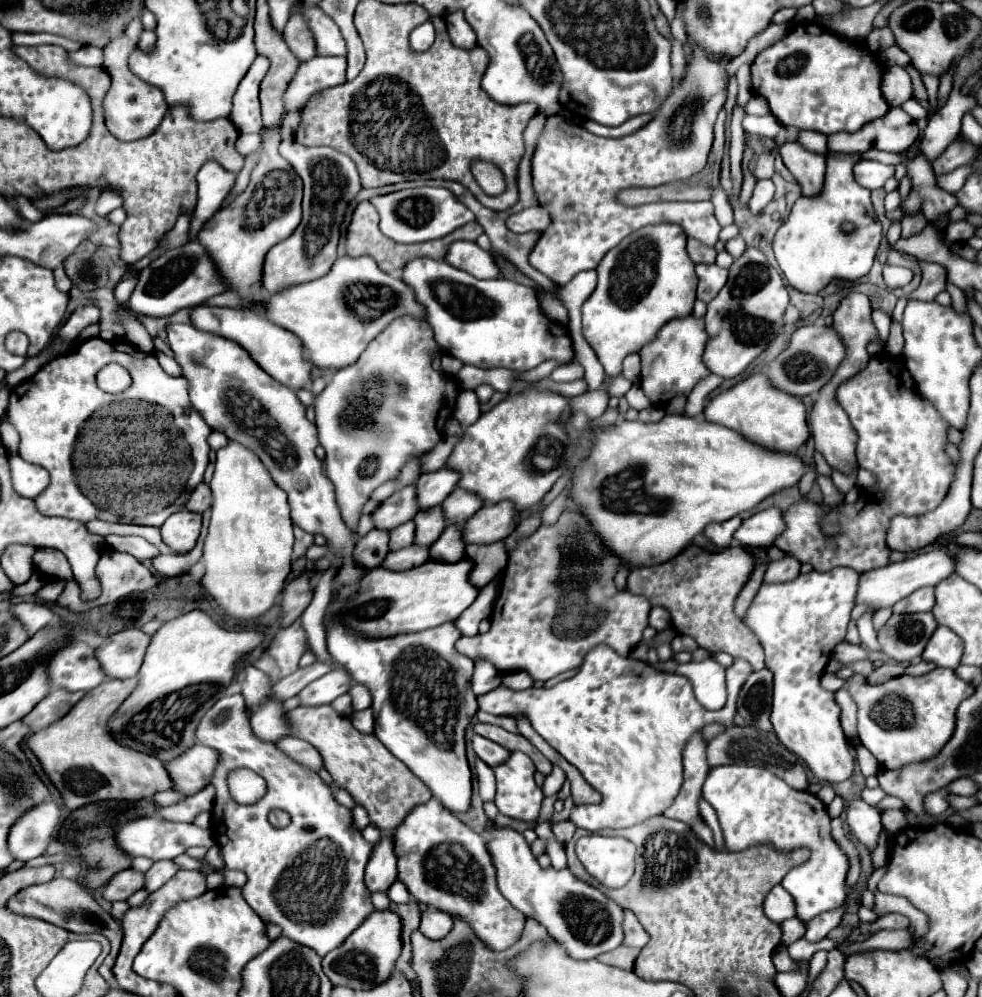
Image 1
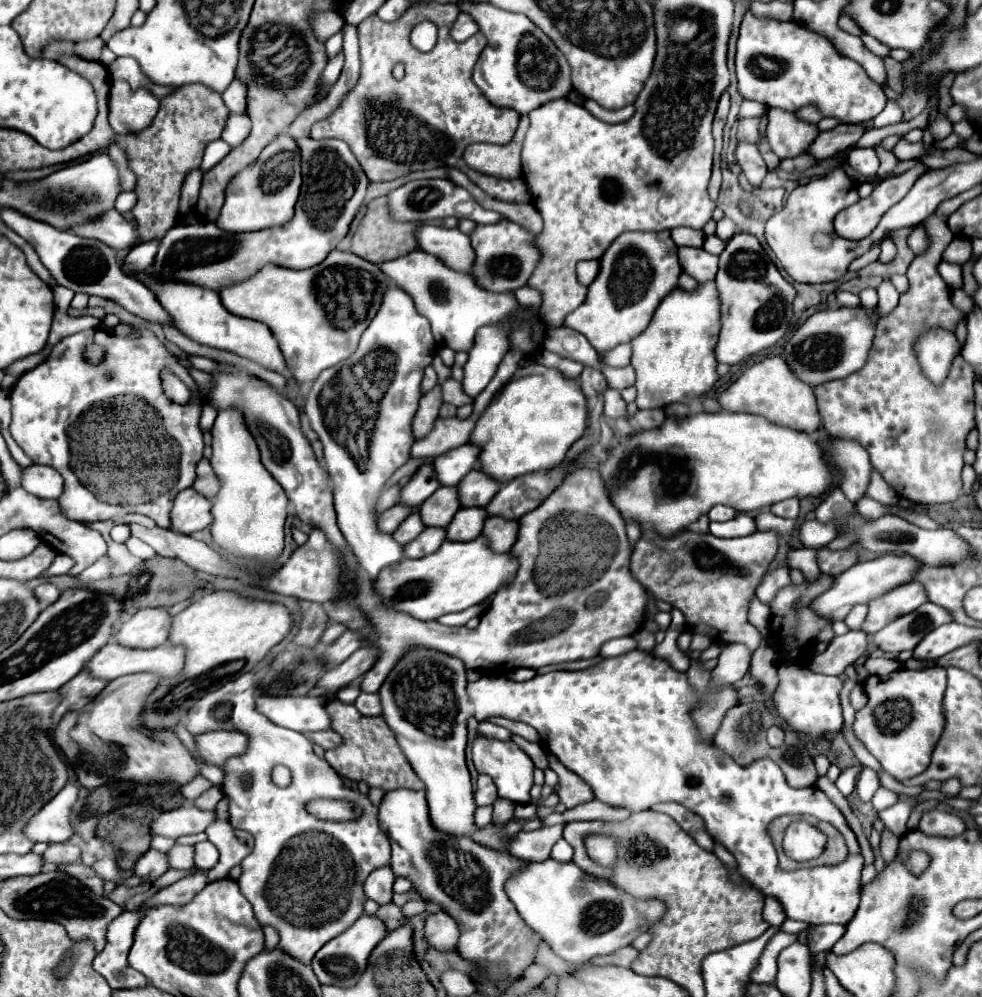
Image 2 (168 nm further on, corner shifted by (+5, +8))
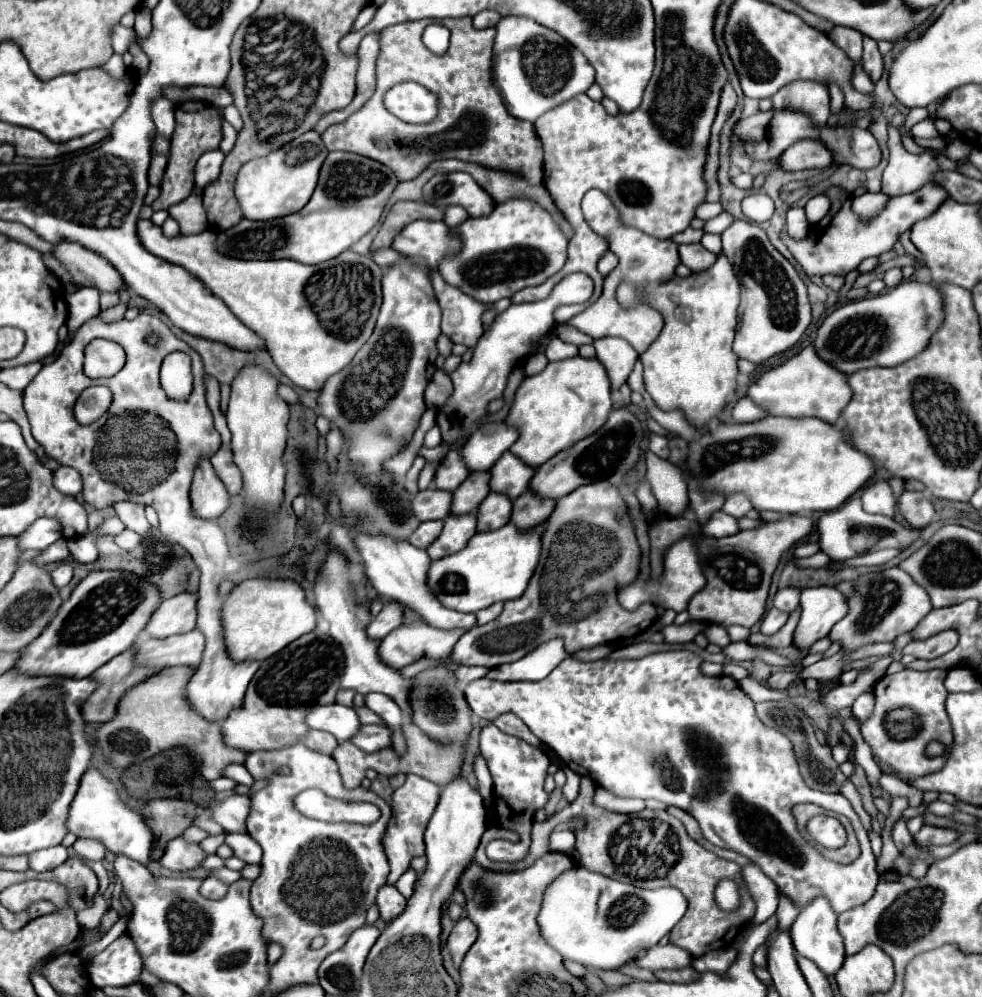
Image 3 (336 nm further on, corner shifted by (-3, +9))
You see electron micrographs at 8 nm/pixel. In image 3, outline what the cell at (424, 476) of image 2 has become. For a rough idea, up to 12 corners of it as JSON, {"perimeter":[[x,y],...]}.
{"perimeter":[[456,450],[436,468],[432,488],[454,492],[468,476]]}

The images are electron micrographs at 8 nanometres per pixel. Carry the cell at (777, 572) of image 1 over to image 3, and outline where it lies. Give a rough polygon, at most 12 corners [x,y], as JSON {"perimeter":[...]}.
{"perimeter":[[780,588],[774,606],[792,612],[800,602],[800,588]]}

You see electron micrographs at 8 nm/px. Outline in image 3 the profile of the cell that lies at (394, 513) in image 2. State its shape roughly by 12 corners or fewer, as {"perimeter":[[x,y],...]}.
{"perimeter":[[428,488],[412,498],[420,522],[444,520],[450,492]]}

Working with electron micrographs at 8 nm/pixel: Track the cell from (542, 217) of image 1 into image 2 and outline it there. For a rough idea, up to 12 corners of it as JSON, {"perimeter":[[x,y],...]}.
{"perimeter":[[450,179],[408,181],[388,195],[396,221],[496,223]]}

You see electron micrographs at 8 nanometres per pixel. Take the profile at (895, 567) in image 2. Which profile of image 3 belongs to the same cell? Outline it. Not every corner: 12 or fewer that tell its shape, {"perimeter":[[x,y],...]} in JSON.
{"perimeter":[[834,586],[804,588],[794,644],[810,648],[848,614]]}

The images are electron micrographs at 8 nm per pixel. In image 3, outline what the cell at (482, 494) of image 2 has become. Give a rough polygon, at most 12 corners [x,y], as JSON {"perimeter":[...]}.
{"perimeter":[[504,452],[492,466],[490,490],[516,500],[534,468]]}

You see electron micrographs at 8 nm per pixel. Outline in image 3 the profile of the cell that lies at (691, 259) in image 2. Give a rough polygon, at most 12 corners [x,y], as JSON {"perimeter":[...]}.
{"perimeter":[[702,244],[680,246],[680,260],[692,272],[708,270],[718,256]]}

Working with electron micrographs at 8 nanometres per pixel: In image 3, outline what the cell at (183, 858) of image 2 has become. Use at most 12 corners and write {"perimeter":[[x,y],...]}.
{"perimeter":[[224,834],[208,836],[200,842],[206,854],[214,854],[222,842]]}

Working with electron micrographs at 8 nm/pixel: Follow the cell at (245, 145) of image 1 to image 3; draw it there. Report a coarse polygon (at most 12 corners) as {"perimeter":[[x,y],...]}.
{"perimeter":[[236,106],[224,108],[224,118],[240,132],[244,126]]}

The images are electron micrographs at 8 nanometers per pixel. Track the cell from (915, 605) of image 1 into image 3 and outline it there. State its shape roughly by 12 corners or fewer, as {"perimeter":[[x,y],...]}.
{"perimeter":[[900,568],[864,574],[830,632],[854,650],[892,642],[932,610]]}

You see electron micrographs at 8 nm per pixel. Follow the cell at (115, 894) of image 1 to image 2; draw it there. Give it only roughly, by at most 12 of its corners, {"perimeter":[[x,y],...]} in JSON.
{"perimeter":[[150,849],[136,863],[138,877],[164,875],[170,869],[168,855]]}

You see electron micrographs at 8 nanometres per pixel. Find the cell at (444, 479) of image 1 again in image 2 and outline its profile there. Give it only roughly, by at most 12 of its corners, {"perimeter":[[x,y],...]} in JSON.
{"perimeter":[[464,443],[434,461],[440,485],[458,485],[480,447]]}

